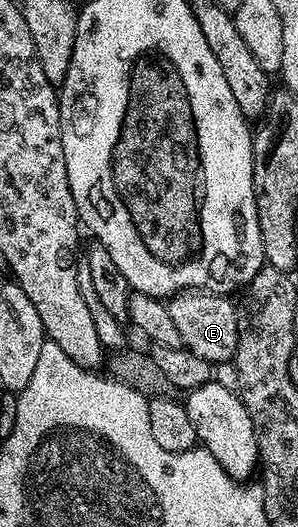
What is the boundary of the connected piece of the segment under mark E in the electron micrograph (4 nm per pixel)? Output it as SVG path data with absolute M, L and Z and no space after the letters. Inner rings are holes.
M180 290L166 299L170 319L177 324L183 337L183 346L212 364L230 363L237 352L237 316L239 311L234 301L225 294L212 294L209 290Z

